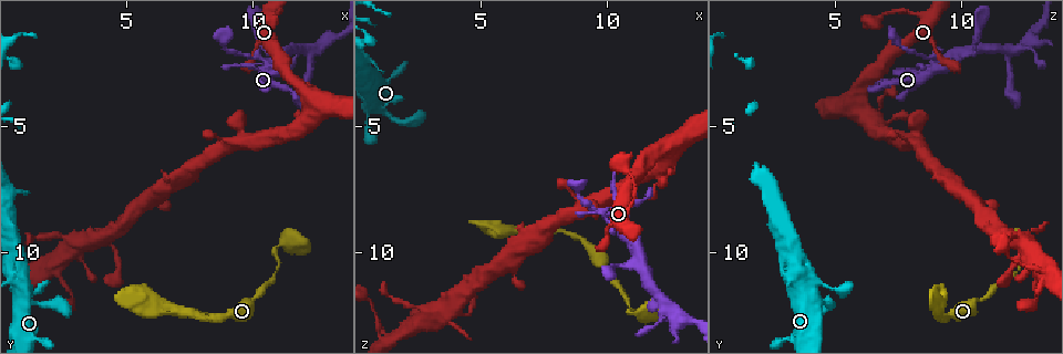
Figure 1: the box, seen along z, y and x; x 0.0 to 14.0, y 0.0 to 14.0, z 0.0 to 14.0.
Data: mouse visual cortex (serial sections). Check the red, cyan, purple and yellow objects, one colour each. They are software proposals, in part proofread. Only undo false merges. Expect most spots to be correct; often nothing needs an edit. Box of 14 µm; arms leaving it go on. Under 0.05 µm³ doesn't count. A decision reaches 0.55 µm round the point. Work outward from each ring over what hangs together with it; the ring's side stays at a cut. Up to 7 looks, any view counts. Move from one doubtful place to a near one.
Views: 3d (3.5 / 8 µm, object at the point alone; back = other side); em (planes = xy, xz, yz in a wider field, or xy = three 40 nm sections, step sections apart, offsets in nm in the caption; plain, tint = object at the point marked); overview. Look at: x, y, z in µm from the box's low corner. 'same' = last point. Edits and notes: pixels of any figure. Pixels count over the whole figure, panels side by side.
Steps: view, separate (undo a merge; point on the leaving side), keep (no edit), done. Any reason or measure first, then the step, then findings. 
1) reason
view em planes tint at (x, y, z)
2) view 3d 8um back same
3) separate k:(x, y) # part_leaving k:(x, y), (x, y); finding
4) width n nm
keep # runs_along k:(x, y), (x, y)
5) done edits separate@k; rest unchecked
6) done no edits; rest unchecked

abrupt turn
view 3d 3.5um at (12.5, 4.4, 6.1)

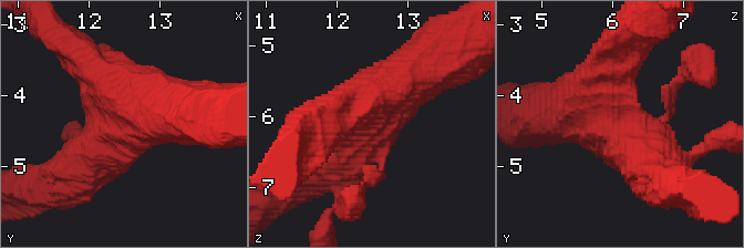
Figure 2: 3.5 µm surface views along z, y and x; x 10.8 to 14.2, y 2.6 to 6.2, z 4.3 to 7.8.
keep # runs_along 2:(73, 48), (121, 99), (93, 157); one cell here

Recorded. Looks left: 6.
small branch off a trunk
view 3d 3.5um at (10.6, 2.7, 9.1)

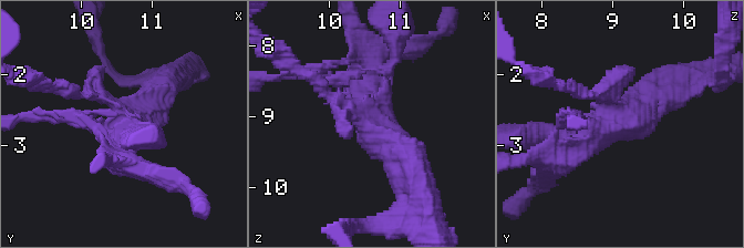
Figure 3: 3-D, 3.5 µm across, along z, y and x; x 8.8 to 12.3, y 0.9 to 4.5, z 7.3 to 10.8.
now the EM
view em planes tint at (10.65, 2.65, 9.15)

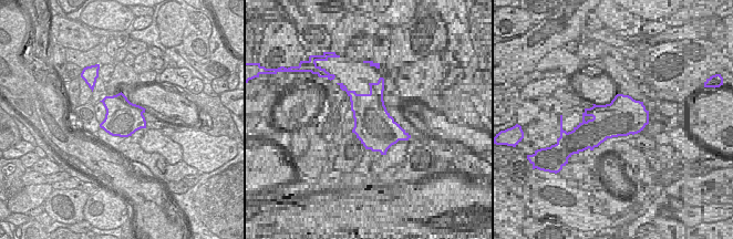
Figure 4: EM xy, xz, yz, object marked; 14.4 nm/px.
keep # continuous, no second cell

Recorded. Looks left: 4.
thick turns thin
view em xy step 2 tint at (10.1, 11.9, 10.9)

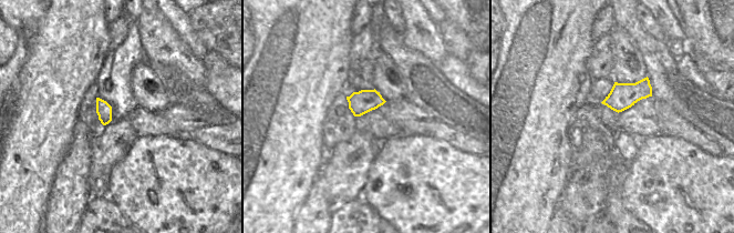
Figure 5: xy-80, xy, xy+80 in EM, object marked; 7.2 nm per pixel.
see where the arms go
view 3d 3.5um same

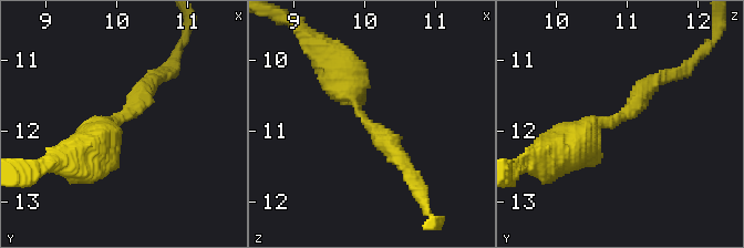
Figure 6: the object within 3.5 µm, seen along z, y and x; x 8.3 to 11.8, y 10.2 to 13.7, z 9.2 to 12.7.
keep # one cell here

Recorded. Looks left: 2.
done no edits; rest unchecked

